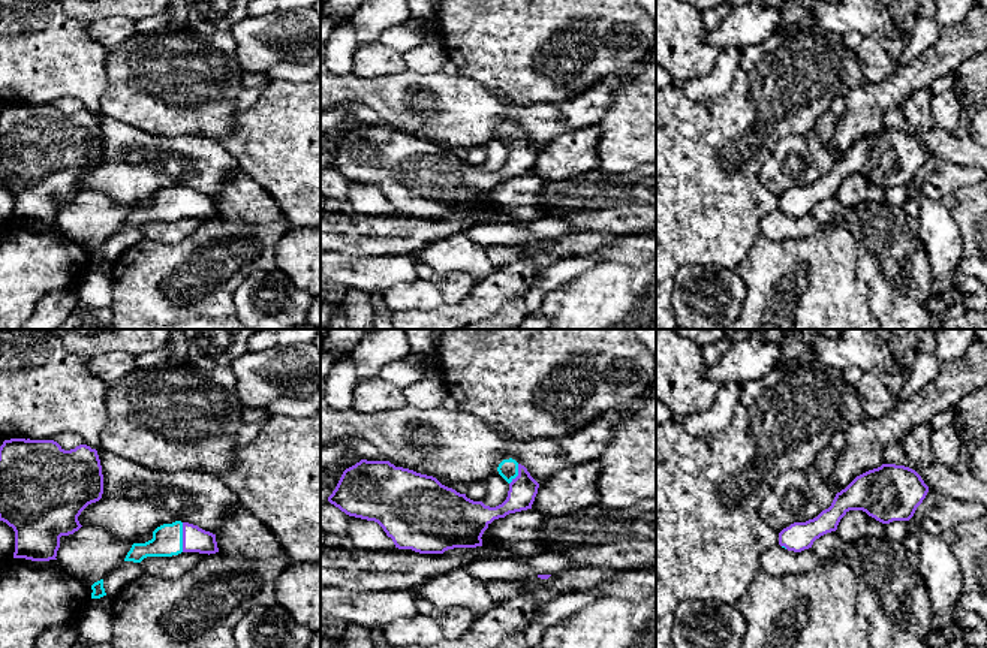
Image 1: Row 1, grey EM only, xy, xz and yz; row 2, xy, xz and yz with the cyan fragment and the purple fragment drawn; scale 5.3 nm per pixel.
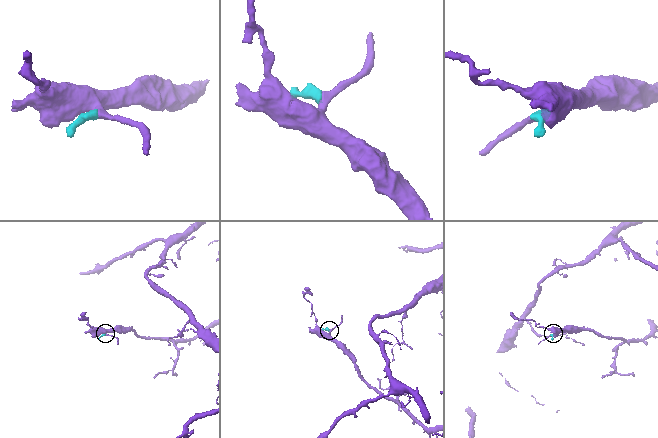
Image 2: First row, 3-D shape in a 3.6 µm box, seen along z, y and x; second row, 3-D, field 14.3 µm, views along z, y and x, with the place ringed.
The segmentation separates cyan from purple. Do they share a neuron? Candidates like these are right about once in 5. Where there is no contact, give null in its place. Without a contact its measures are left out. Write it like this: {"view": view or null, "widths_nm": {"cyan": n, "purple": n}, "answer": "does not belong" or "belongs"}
{"view": "xy", "widths_nm": {"cyan": 160, "purple": 140}, "answer": "belongs"}

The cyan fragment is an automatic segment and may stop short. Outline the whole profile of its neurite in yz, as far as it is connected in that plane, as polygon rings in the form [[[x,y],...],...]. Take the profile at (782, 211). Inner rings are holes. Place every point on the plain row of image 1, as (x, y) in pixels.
[[[882,129],[857,141],[816,183],[783,193],[779,210],[794,217],[809,214],[816,204],[836,196],[849,175],[863,175],[882,189],[909,186],[927,157],[929,151],[915,135]]]

